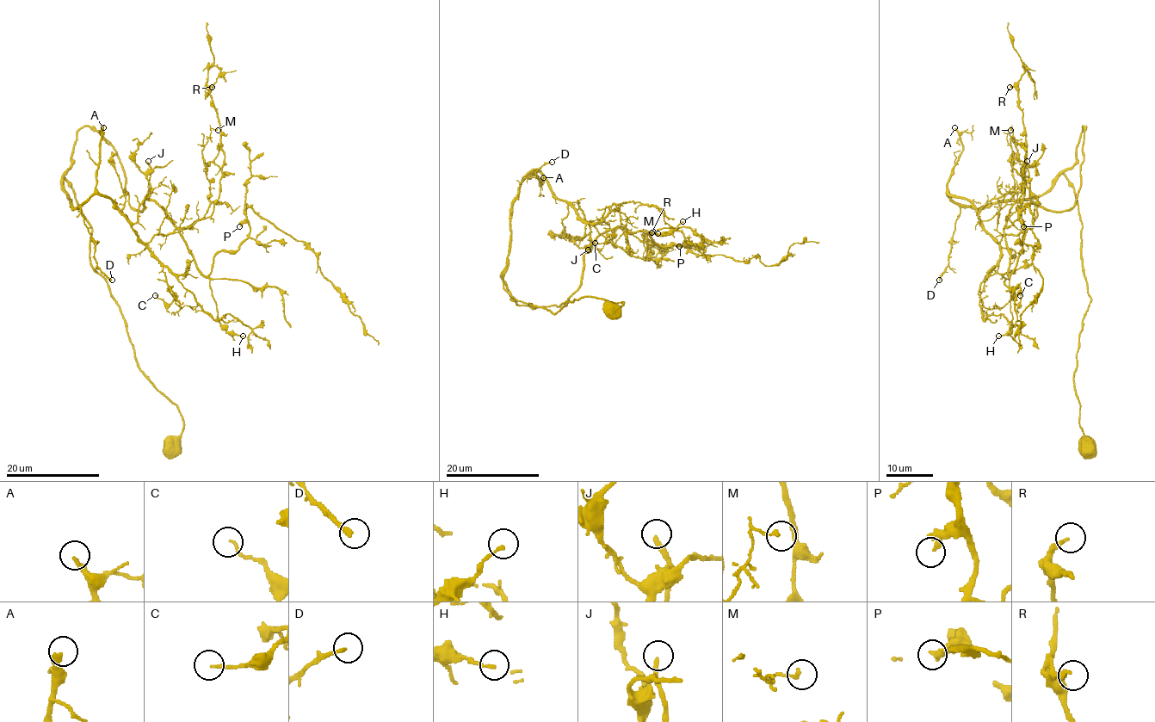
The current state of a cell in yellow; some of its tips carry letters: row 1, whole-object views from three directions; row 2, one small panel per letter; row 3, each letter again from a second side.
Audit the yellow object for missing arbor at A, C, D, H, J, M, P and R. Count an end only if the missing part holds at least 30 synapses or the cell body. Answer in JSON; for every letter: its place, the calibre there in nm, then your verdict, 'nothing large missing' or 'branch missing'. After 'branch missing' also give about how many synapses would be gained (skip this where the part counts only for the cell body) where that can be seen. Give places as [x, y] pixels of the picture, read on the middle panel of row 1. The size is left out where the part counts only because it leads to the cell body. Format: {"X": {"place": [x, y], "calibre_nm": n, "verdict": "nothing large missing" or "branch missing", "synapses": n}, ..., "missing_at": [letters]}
{"A": {"place": [543, 177], "calibre_nm": 240, "verdict": "nothing large missing"}, "C": {"place": [595, 243], "calibre_nm": 120, "verdict": "nothing large missing"}, "D": {"place": [552, 162], "calibre_nm": 170, "verdict": "branch missing", "synapses": 35}, "H": {"place": [682, 221], "calibre_nm": 140, "verdict": "nothing large missing"}, "J": {"place": [588, 249], "calibre_nm": 240, "verdict": "branch missing", "synapses": 90}, "M": {"place": [657, 233], "calibre_nm": 150, "verdict": "nothing large missing"}, "P": {"place": [679, 246], "calibre_nm": 200, "verdict": "nothing large missing"}, "R": {"place": [651, 232], "calibre_nm": 180, "verdict": "nothing large missing"}, "missing_at": ["D", "J"]}

